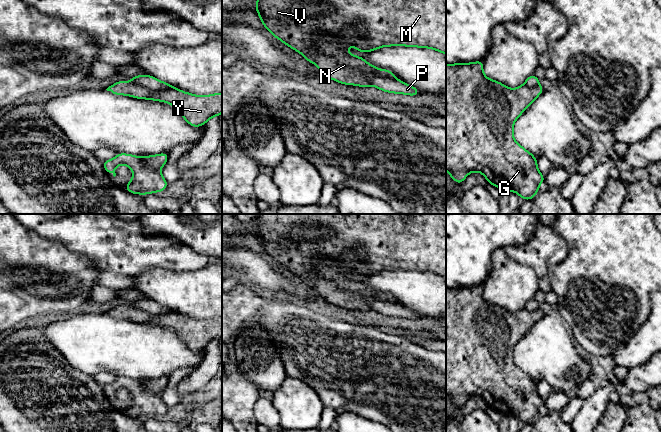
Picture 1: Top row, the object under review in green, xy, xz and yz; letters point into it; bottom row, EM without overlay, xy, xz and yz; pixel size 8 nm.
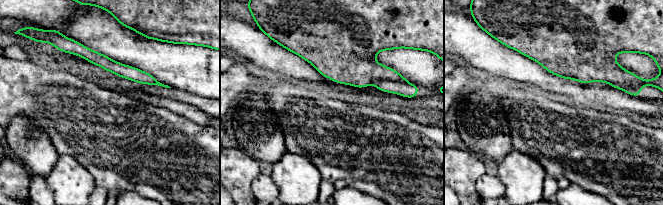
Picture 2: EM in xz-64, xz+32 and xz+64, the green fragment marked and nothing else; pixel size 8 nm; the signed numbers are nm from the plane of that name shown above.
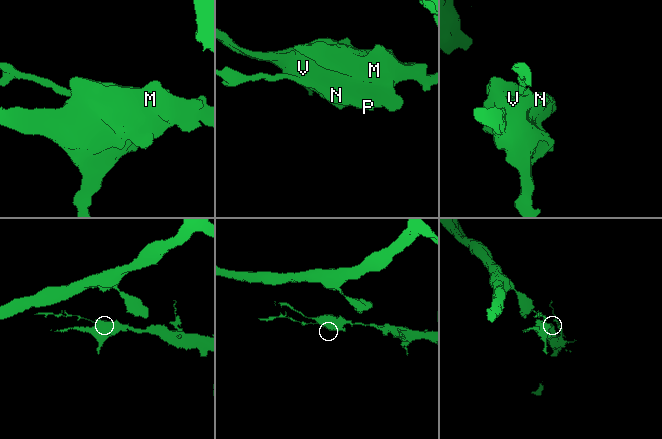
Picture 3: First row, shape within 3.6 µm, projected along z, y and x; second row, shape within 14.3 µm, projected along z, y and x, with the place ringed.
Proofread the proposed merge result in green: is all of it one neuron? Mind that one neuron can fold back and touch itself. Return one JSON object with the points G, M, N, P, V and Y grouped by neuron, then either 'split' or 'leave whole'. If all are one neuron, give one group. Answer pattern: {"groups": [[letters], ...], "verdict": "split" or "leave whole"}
{"groups": [["G", "M", "N", "V", "Y"], ["P"]], "verdict": "split"}

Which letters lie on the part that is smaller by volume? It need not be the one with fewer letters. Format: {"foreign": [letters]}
{"foreign": ["P"]}

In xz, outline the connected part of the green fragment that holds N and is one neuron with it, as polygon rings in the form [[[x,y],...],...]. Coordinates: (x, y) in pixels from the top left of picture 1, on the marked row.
[[[257,0],[255,10],[259,13],[258,17],[262,21],[264,27],[267,28],[274,37],[281,40],[293,50],[301,53],[308,62],[316,64],[318,69],[328,78],[342,84],[361,87],[370,86],[371,75],[396,79],[392,71],[378,69],[370,65],[363,58],[349,54],[346,50],[347,46],[353,46],[361,52],[370,52],[386,46],[421,47],[431,48],[446,55],[446,0]]]

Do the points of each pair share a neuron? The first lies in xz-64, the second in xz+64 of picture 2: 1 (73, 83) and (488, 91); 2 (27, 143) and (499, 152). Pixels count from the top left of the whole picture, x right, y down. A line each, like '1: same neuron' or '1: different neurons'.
1: different neurons
2: same neuron

